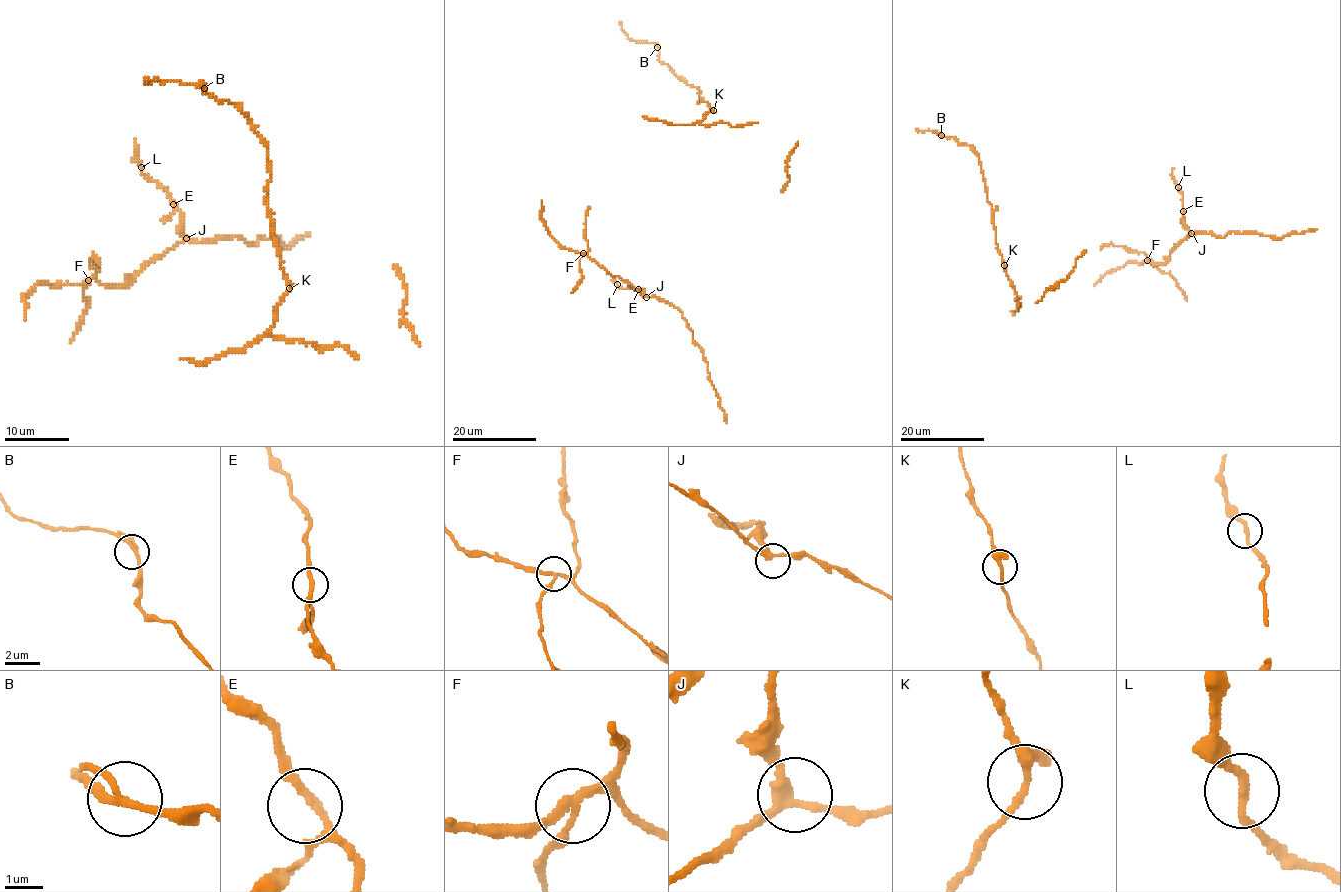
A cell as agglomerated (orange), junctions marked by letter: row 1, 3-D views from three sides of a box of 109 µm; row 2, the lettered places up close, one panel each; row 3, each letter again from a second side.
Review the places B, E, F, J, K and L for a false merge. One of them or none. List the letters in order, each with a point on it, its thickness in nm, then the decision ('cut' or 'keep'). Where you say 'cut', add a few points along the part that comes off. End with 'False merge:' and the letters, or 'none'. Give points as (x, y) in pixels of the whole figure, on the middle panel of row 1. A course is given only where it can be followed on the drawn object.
B: place (657, 47); calibre 190 nm; keep
E: place (638, 289); calibre 170 nm; keep
F: place (583, 253); calibre 180 nm; cut; course (583, 253), (580, 258), (582, 279), (570, 292)
J: place (646, 297); calibre 280 nm; keep
K: place (713, 110); calibre 200 nm; keep
L: place (617, 284); calibre 180 nm; keep
False merge: F

